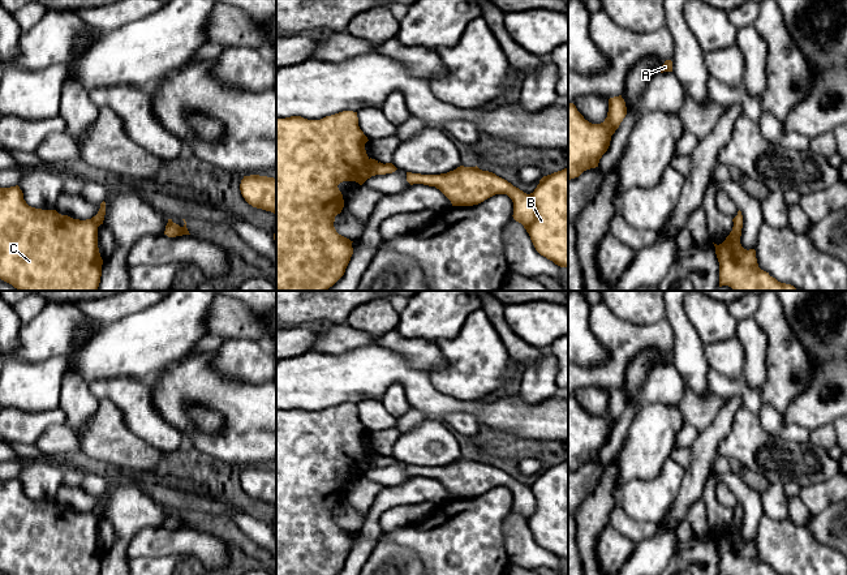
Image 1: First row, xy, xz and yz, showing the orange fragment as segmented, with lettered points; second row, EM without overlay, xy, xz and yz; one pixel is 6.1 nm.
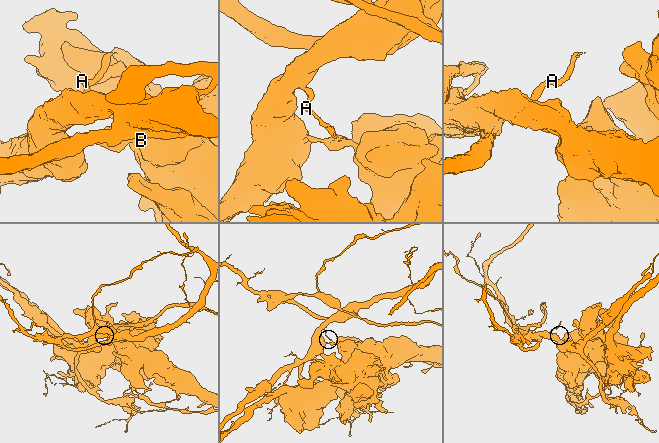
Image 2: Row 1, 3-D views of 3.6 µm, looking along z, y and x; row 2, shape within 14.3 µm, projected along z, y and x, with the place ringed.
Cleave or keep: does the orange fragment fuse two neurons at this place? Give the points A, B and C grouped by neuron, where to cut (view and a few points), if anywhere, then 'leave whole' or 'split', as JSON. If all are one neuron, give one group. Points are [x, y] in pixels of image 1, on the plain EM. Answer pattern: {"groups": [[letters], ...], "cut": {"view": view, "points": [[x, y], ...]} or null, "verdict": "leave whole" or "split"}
{"groups": [["A", "C"], ["B"]], "cut": {"view": "xy", "points": [[95, 507], [100, 515]]}, "verdict": "split"}

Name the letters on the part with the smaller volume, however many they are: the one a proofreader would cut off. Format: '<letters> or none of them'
A, C

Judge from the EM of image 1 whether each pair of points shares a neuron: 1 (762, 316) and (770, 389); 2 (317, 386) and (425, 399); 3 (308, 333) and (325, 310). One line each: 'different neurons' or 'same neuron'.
1: same neuron
2: same neuron
3: different neurons

